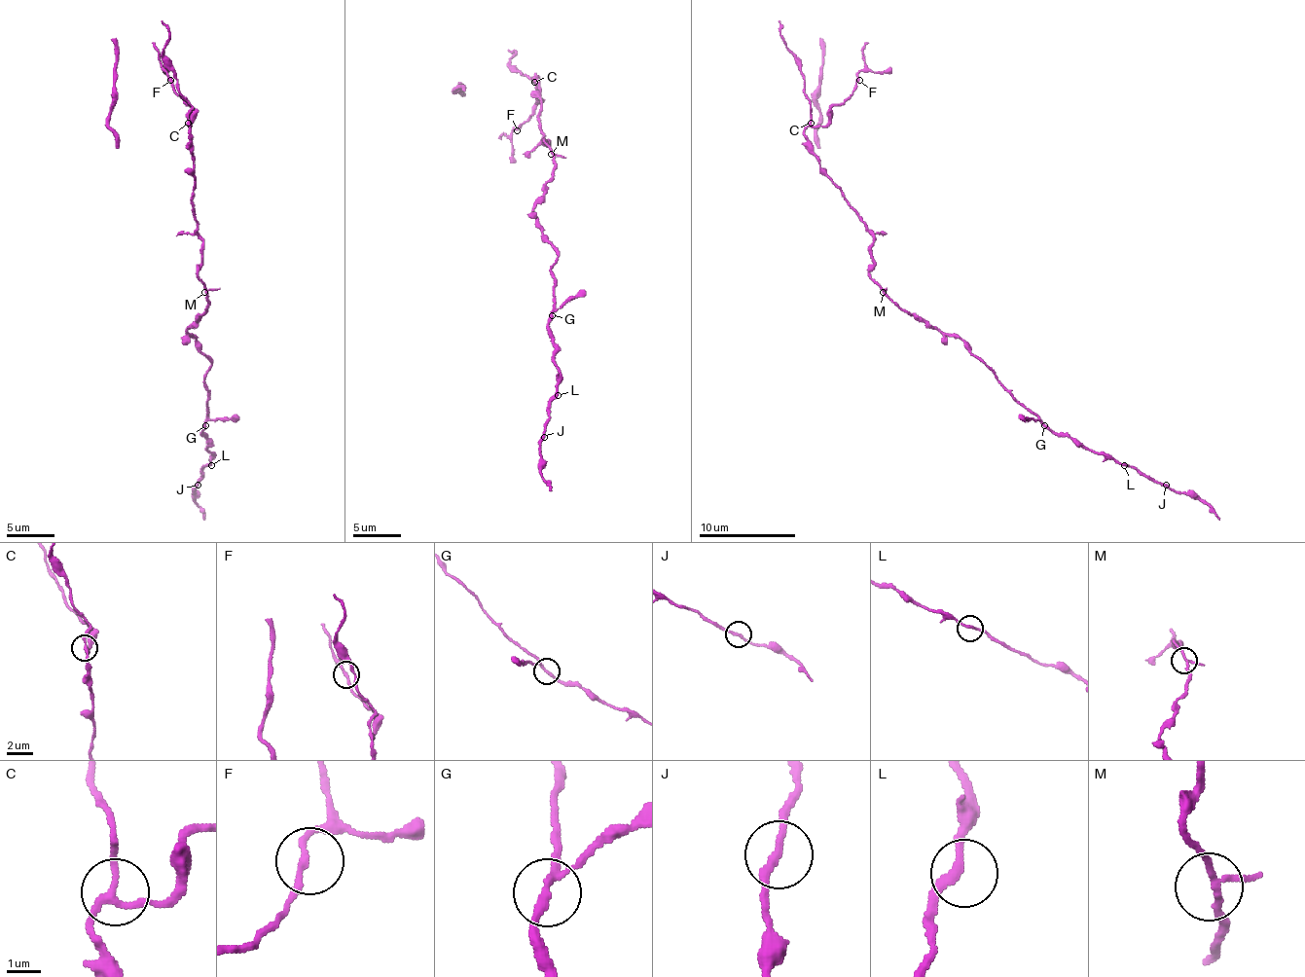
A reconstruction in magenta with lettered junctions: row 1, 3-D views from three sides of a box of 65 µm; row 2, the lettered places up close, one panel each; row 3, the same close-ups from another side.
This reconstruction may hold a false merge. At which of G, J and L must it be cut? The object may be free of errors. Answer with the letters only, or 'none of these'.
G

